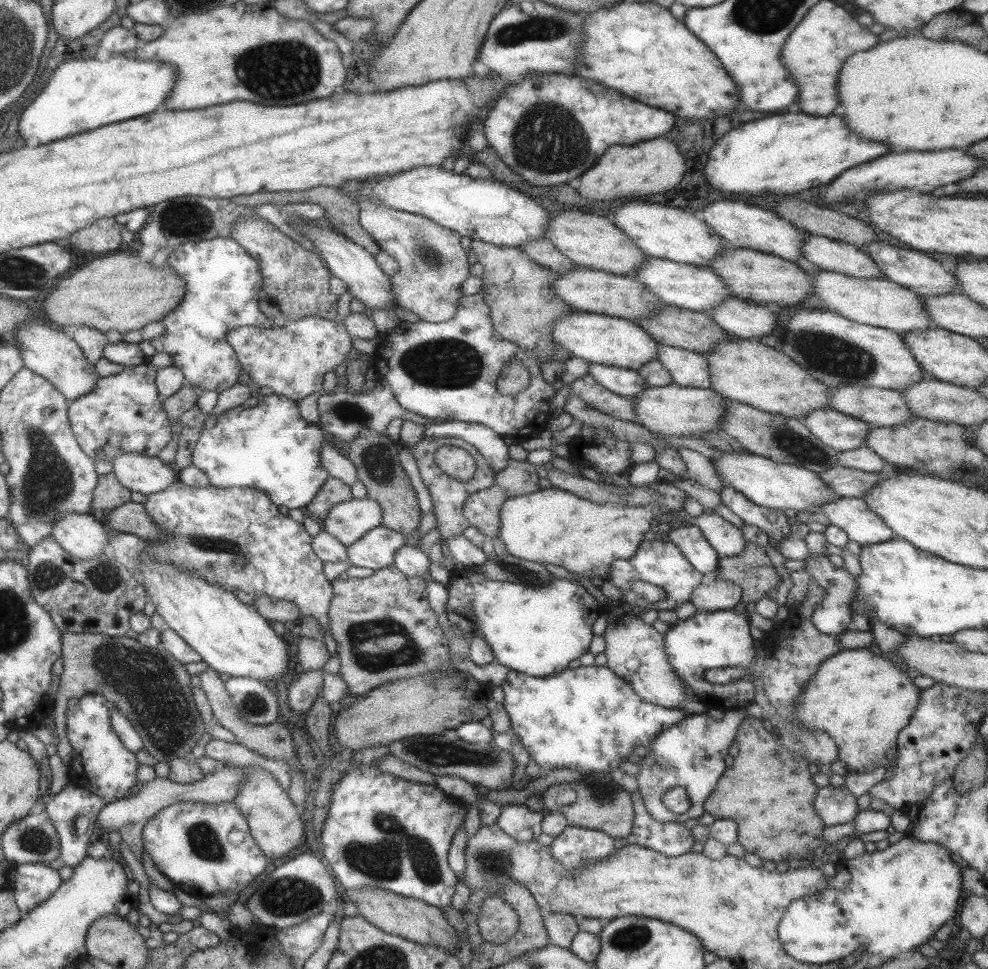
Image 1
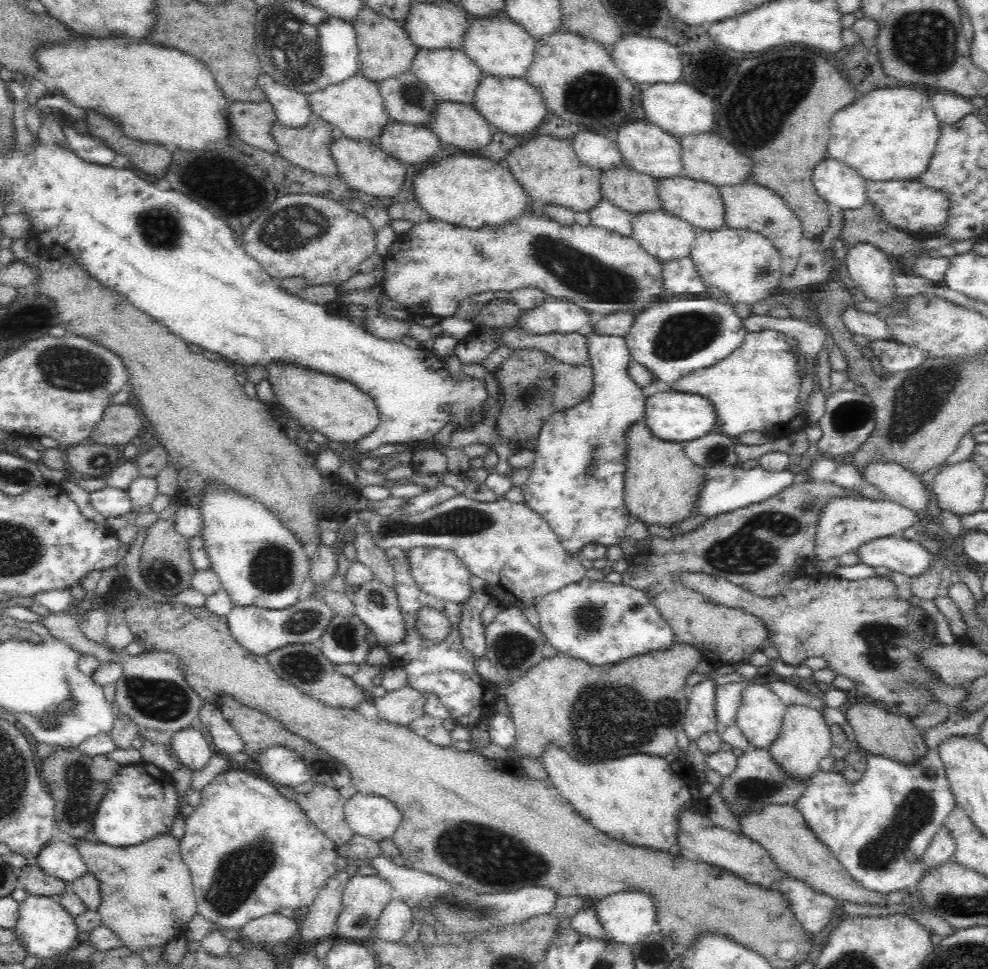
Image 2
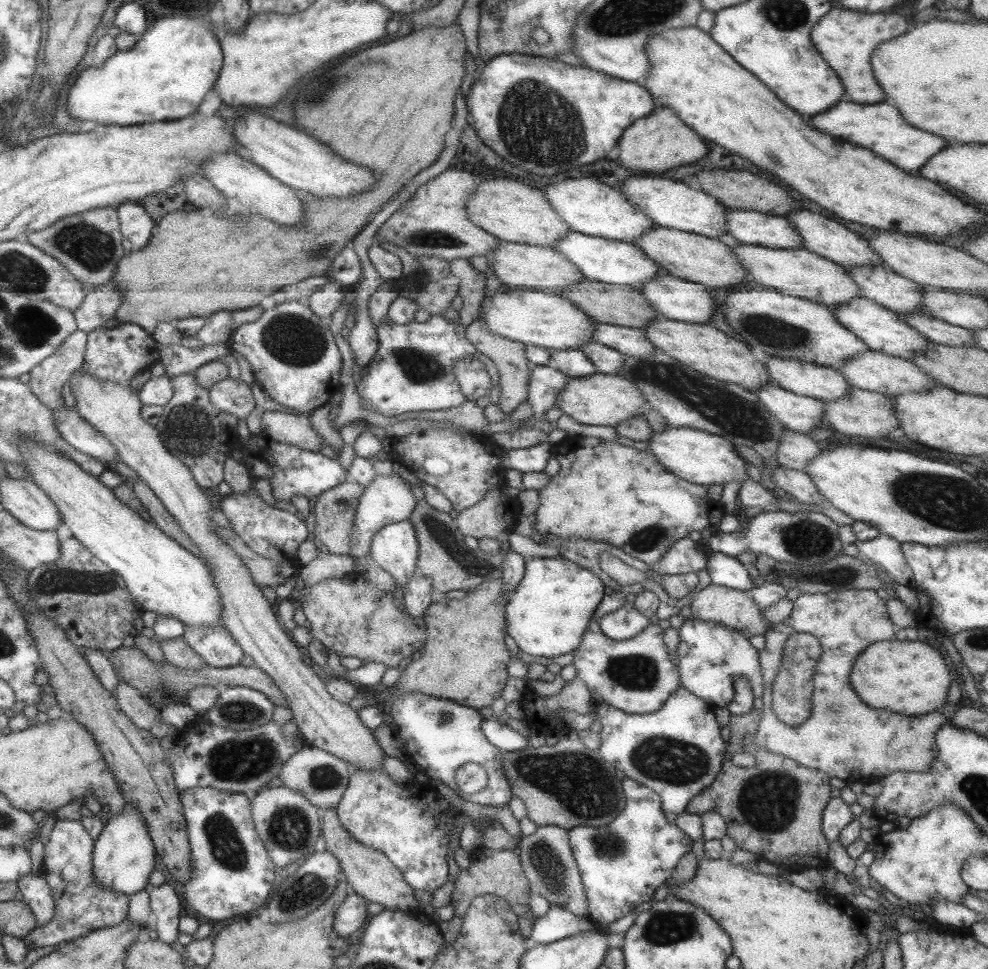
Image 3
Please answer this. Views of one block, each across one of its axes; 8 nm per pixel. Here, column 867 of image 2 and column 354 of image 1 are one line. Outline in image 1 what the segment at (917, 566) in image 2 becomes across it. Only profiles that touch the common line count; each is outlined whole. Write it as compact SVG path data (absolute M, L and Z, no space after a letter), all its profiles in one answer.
M380 525L346 547L348 563L372 571L383 569L394 562L395 552L405 544L399 532Z

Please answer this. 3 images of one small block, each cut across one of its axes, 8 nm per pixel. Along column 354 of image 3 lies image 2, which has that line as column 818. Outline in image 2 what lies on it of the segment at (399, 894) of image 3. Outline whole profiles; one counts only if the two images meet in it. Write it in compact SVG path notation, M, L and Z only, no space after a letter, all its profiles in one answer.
M772 804L766 806L762 812L748 812L739 818L742 832L752 841L762 845L764 850L774 861L774 865L786 876L806 883L838 902L851 902L861 905L878 905L888 907L886 894L877 893L864 888L848 871L840 864L840 861L832 854L832 851L816 839L816 835L808 828L802 814L788 804Z

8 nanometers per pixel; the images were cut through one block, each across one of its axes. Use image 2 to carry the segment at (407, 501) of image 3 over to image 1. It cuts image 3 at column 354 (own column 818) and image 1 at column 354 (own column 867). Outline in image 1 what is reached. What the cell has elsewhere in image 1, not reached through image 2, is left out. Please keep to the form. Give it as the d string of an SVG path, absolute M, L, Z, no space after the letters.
M349 499L335 504L321 519L321 528L340 544L354 544L368 531L381 525L381 507L375 499Z

